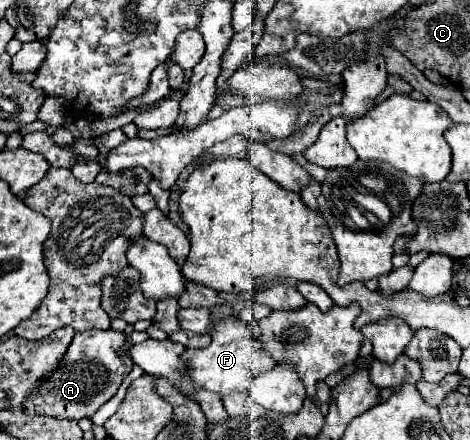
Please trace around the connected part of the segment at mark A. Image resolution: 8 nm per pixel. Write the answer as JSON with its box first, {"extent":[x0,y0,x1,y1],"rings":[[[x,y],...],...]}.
{"extent":[23,329,133,419],"rings":[[[91,329],[83,333],[75,333],[71,345],[67,347],[67,355],[61,359],[53,375],[41,381],[41,387],[31,393],[31,397],[23,403],[27,415],[47,415],[55,419],[91,419],[95,411],[107,403],[123,383],[123,379],[133,369],[133,361],[125,351],[125,333],[107,329]]]}

